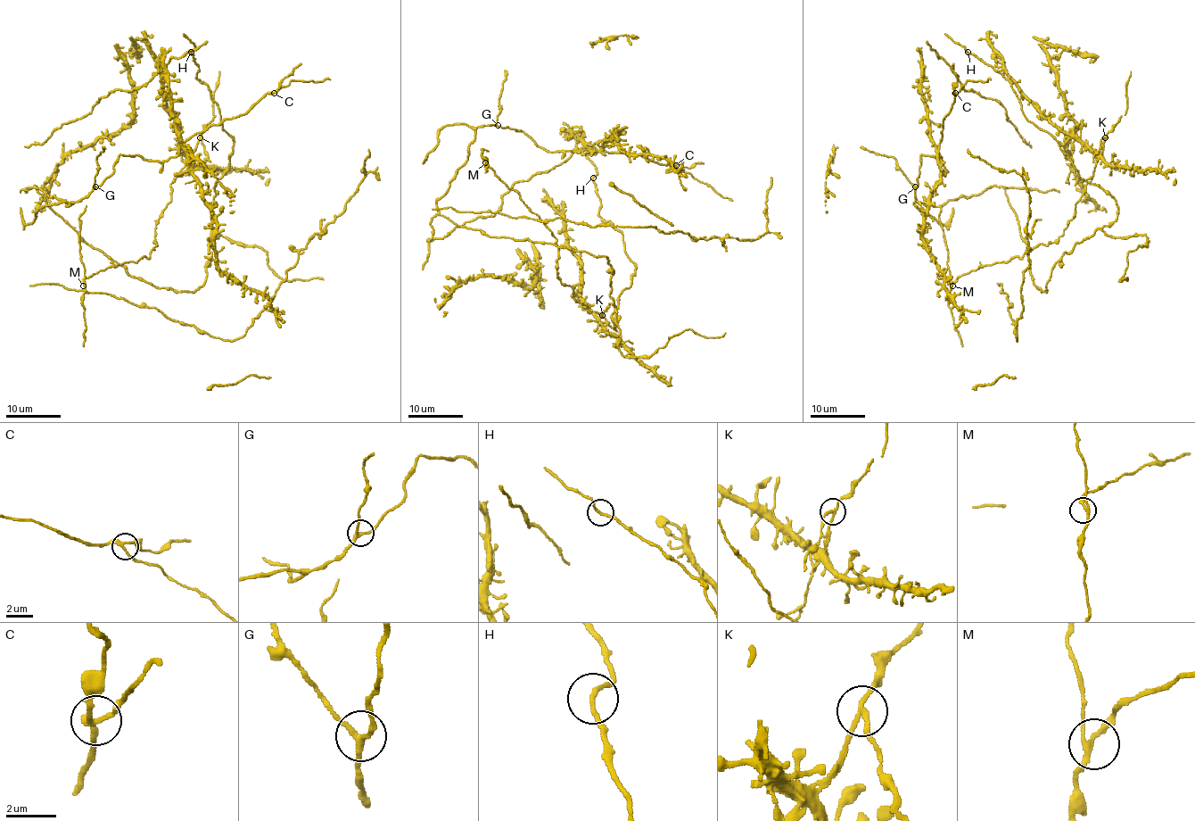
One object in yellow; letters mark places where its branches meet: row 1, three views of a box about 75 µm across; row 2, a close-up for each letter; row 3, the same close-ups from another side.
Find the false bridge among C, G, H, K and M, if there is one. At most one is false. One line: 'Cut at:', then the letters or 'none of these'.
Cut at: K

